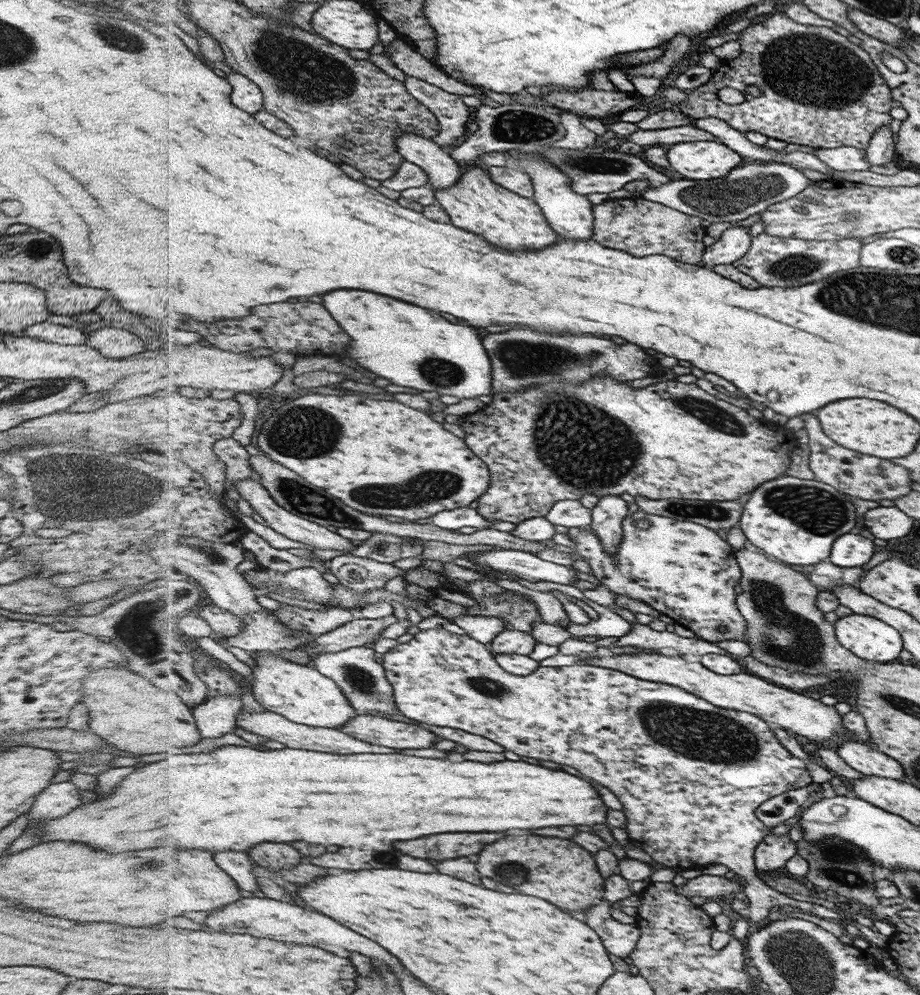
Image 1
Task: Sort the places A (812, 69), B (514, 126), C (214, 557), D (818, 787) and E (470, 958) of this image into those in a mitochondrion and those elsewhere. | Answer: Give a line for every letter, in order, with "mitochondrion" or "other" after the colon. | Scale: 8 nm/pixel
A: mitochondrion
B: mitochondrion
C: mitochondrion
D: other
E: other

